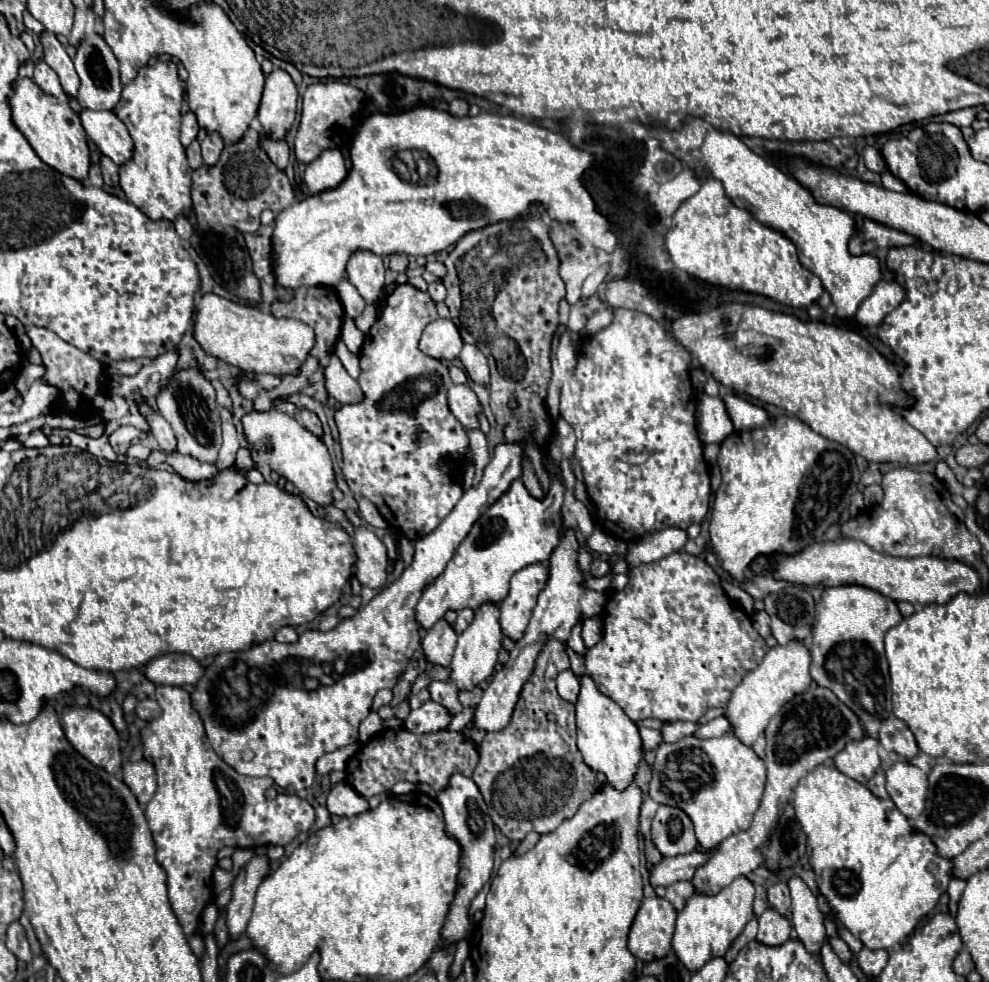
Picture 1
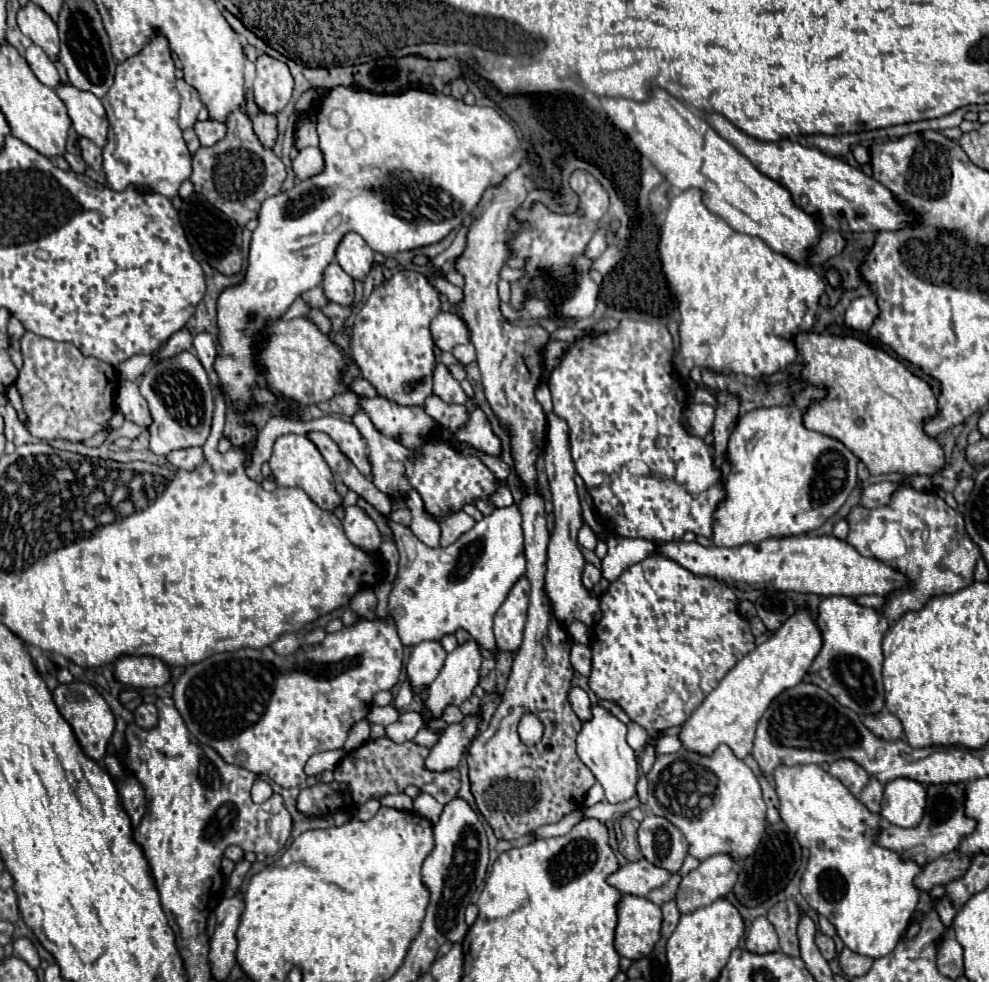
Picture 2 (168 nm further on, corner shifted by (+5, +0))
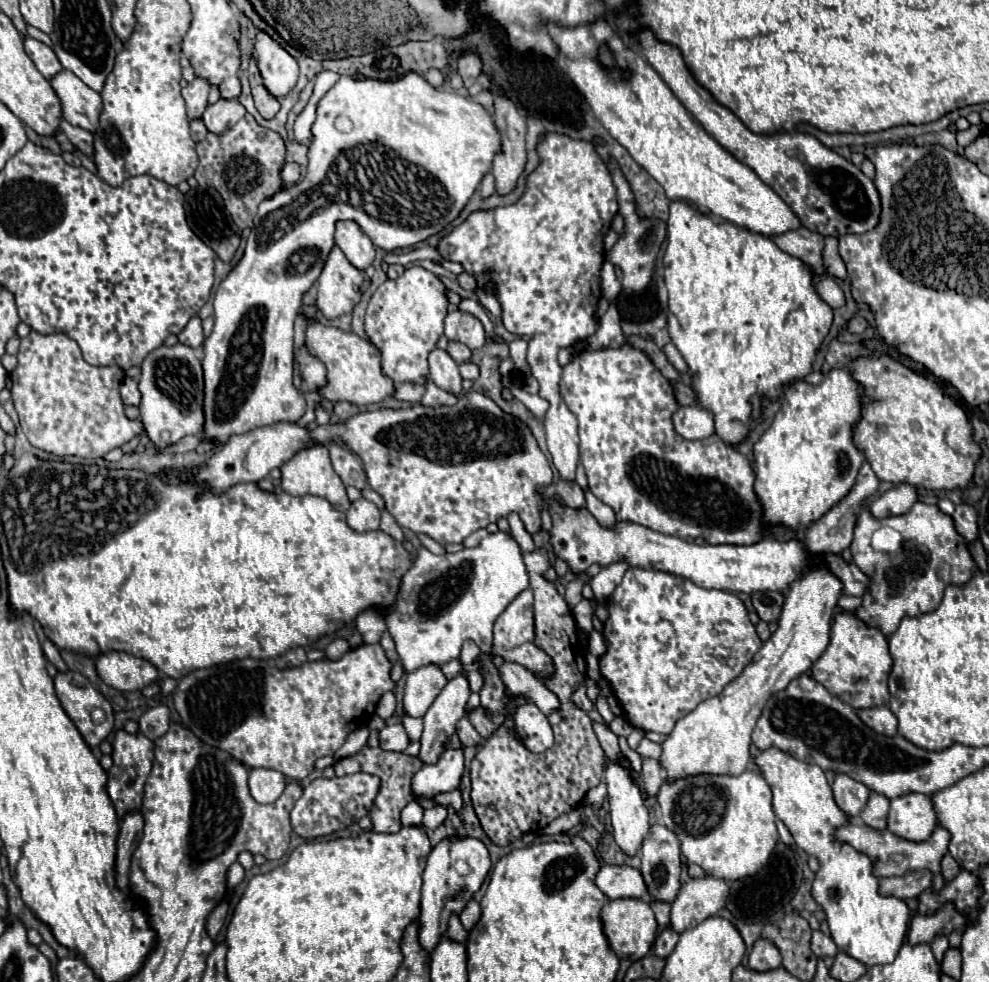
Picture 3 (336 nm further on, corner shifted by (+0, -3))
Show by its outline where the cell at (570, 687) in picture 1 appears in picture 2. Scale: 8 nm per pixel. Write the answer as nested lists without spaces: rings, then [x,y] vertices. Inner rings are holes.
[[[574,687],[570,691],[570,703],[572,703],[572,709],[574,713],[582,719],[582,721],[590,721],[592,719],[592,705],[590,705],[590,699],[586,695],[586,691],[582,691],[580,687]]]

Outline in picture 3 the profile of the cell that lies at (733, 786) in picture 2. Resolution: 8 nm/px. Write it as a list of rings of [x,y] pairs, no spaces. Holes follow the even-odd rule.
[[[745,770],[741,776],[697,774],[665,780],[659,788],[657,808],[661,822],[681,838],[687,862],[701,866],[711,876],[737,880],[759,872],[779,840],[771,800],[765,778]]]

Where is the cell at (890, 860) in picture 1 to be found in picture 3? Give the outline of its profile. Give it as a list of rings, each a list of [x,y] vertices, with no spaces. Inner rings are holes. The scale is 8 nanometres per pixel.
[[[777,748],[759,752],[755,762],[771,786],[775,816],[789,828],[797,848],[819,860],[811,894],[827,914],[833,942],[865,966],[891,964],[909,928],[909,906],[895,896],[881,896],[879,878],[873,874],[875,860],[835,838],[835,830],[851,824],[851,818],[835,804],[823,770]]]

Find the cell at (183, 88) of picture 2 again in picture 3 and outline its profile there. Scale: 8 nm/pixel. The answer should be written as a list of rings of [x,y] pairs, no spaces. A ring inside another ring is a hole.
[[[195,78],[191,84],[183,88],[183,98],[187,102],[187,116],[189,120],[197,120],[203,116],[203,108],[207,108],[207,94],[209,84],[203,78]]]

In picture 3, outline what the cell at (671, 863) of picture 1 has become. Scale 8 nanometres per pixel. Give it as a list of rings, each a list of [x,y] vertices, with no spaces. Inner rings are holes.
[[[609,864],[601,866],[595,884],[611,900],[617,898],[639,898],[643,902],[649,900],[643,874],[631,866],[609,866]]]

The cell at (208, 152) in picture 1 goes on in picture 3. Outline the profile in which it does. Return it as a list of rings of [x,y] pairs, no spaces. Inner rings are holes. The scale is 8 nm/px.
[[[219,100],[213,106],[207,106],[201,120],[209,132],[223,134],[229,132],[245,114],[245,108],[239,104],[239,100]]]

